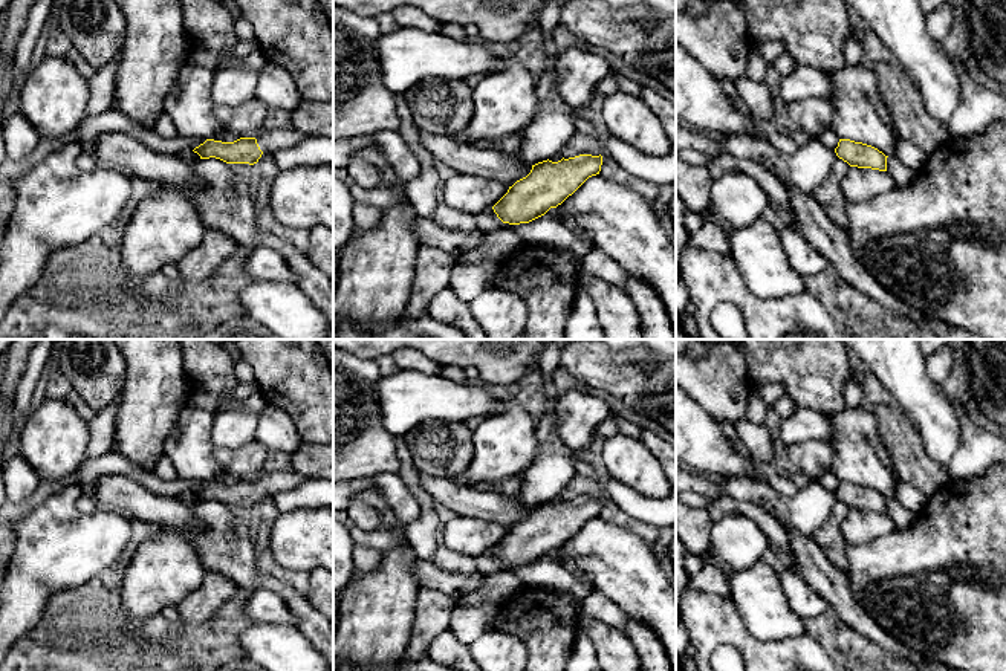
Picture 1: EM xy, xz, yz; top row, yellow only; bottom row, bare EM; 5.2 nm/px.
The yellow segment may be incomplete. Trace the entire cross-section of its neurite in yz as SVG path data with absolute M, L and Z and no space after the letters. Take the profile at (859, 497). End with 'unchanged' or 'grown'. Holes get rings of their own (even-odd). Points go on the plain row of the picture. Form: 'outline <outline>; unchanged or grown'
outline M839 481L835 495L850 509L887 514L888 498L871 488L855 485L850 481Z; unchanged

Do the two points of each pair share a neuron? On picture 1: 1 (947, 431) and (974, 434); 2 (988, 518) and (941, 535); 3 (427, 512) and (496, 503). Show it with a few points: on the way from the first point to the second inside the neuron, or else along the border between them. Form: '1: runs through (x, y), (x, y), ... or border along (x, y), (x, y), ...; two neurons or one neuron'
1: border along (956, 408), (960, 447), (948, 466); two neurons
2: runs through (976, 526), (963, 535), (953, 535); one neuron
3: border along (418, 473), (418, 482), (438, 503); two neurons

